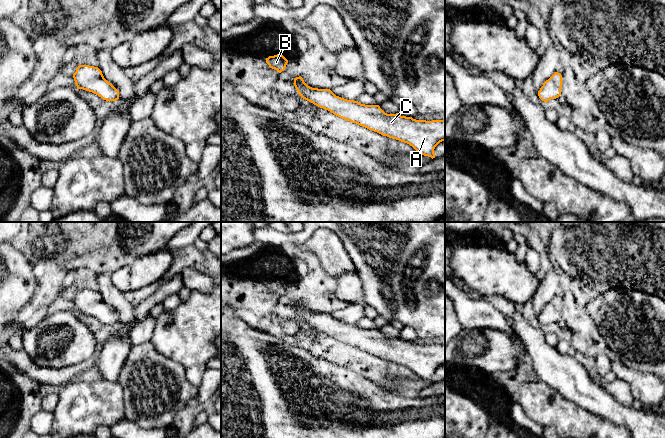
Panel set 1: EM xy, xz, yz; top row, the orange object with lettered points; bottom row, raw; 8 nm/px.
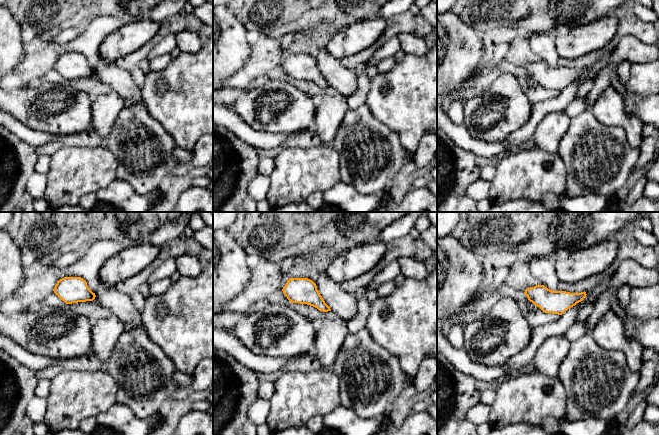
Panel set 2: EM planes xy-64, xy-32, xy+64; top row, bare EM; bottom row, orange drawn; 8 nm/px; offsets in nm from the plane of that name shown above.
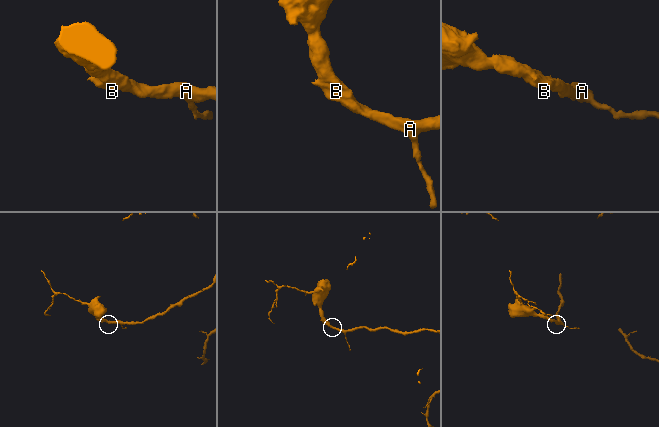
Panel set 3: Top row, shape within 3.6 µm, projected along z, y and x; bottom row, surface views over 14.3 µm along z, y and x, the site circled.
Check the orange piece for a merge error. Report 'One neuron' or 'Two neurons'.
One neuron

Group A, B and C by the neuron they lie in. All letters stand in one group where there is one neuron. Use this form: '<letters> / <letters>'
A B C

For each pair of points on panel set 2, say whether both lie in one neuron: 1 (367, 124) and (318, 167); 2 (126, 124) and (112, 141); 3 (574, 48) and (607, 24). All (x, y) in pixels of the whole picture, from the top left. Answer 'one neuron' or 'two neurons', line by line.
1: two neurons
2: one neuron
3: one neuron

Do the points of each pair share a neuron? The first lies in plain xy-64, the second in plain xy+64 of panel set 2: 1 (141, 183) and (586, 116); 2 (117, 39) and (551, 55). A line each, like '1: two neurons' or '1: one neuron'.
1: one neuron
2: two neurons

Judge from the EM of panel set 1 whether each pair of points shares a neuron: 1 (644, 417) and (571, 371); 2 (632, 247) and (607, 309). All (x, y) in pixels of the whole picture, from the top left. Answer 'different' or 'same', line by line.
1: same
2: different

